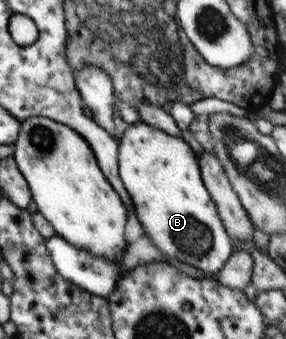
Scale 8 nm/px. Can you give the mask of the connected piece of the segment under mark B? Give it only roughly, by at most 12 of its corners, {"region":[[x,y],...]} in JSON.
{"region":[[142,121],[119,176],[162,253],[218,273],[234,252],[198,155]]}

